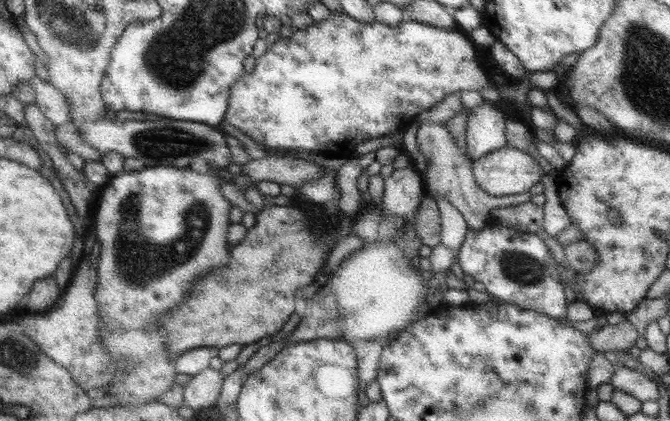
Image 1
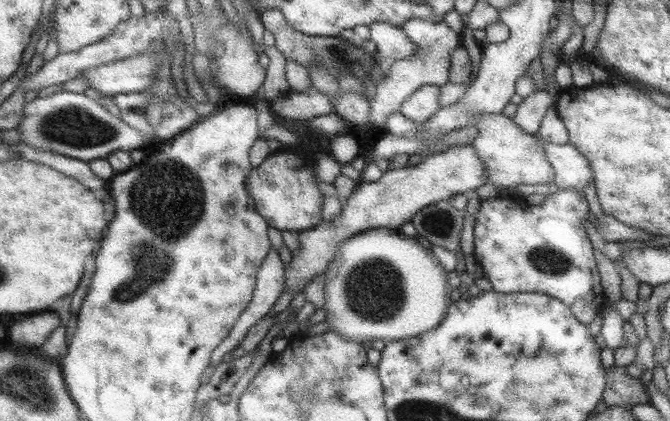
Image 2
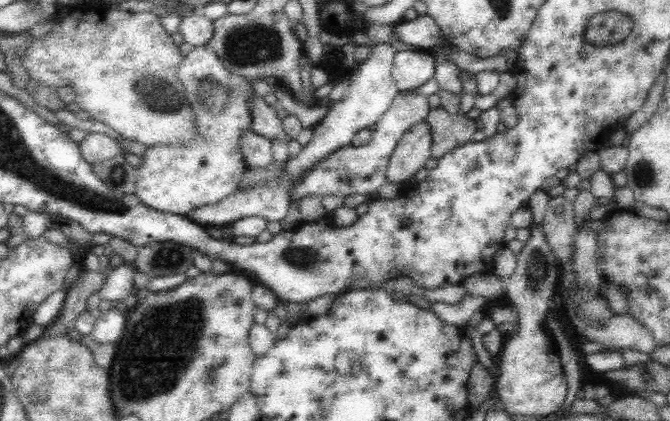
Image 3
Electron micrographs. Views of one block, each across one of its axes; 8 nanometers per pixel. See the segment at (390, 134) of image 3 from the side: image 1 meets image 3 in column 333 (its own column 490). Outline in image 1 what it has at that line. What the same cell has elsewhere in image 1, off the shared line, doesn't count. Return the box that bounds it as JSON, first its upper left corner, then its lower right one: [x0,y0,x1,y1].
[472,145,542,196]

